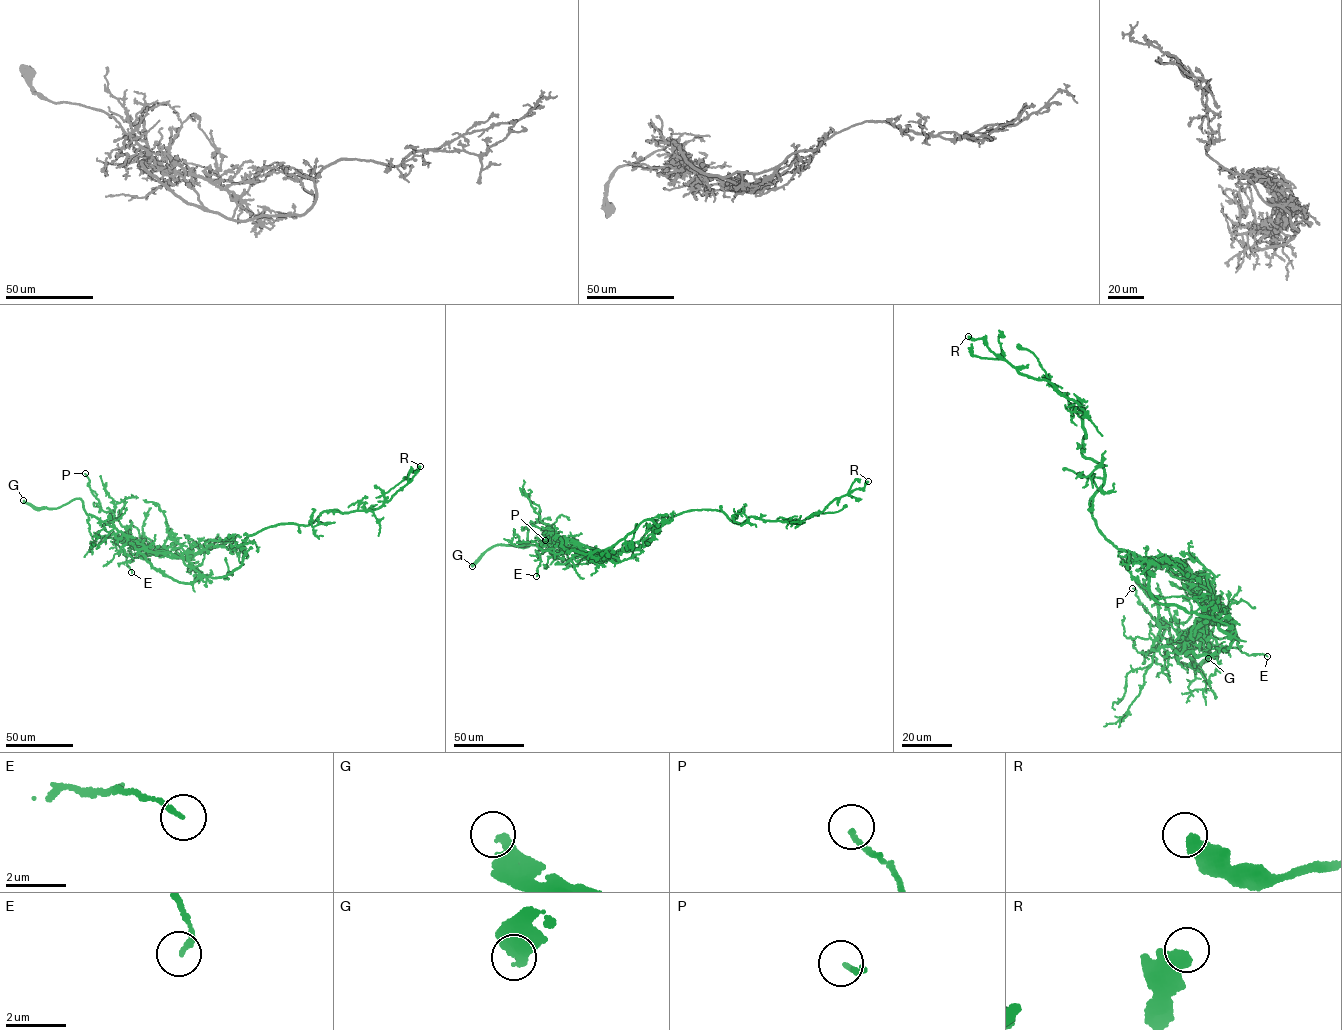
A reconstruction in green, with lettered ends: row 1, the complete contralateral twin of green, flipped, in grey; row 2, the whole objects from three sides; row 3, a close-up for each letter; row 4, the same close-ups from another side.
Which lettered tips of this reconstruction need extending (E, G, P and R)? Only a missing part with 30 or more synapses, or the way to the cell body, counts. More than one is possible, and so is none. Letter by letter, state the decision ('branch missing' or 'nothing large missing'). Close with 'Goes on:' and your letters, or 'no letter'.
E: nothing large missing
G: branch missing
P: nothing large missing
R: nothing large missing
Goes on: G

